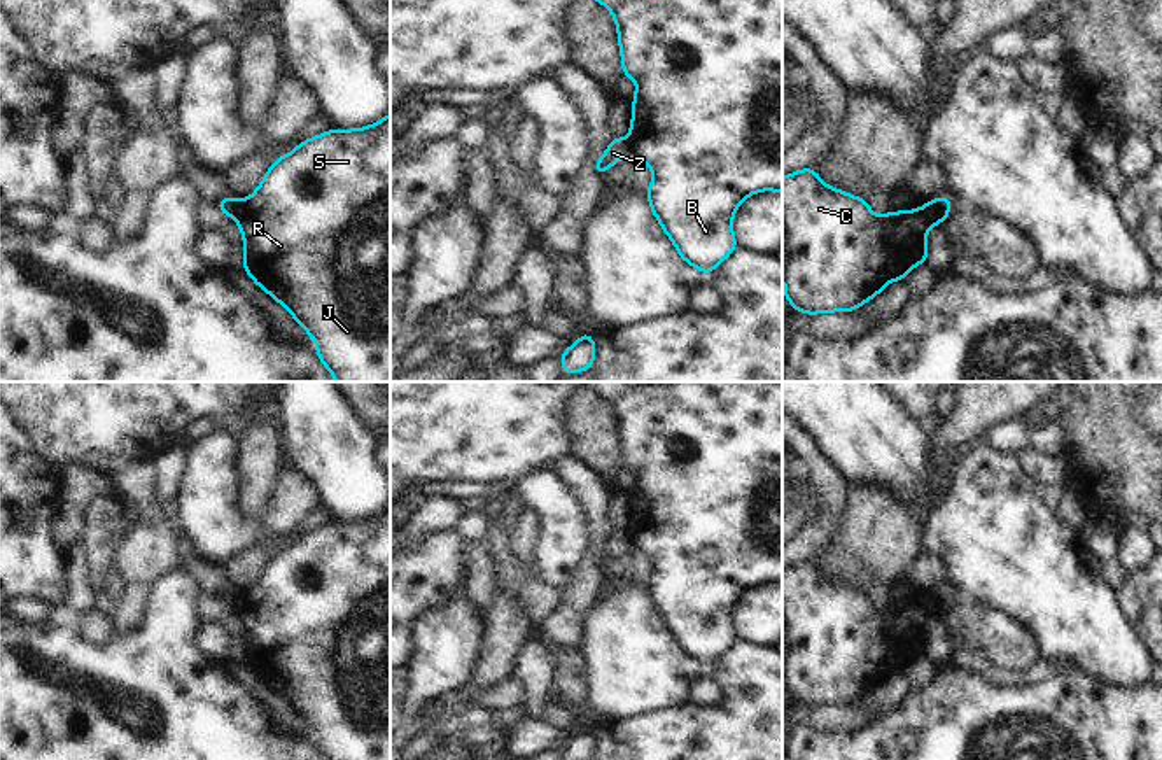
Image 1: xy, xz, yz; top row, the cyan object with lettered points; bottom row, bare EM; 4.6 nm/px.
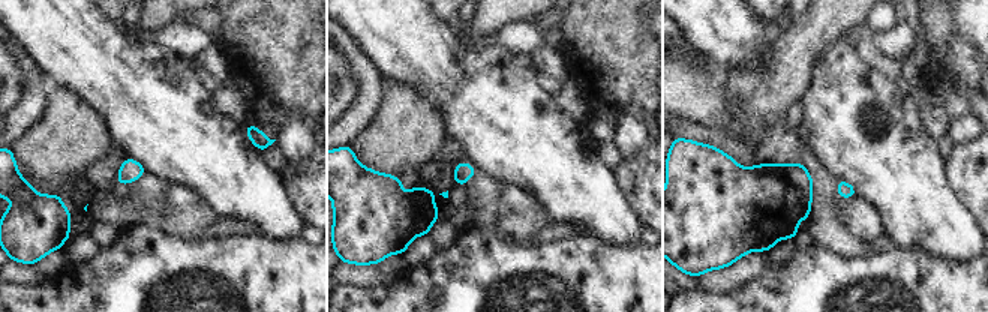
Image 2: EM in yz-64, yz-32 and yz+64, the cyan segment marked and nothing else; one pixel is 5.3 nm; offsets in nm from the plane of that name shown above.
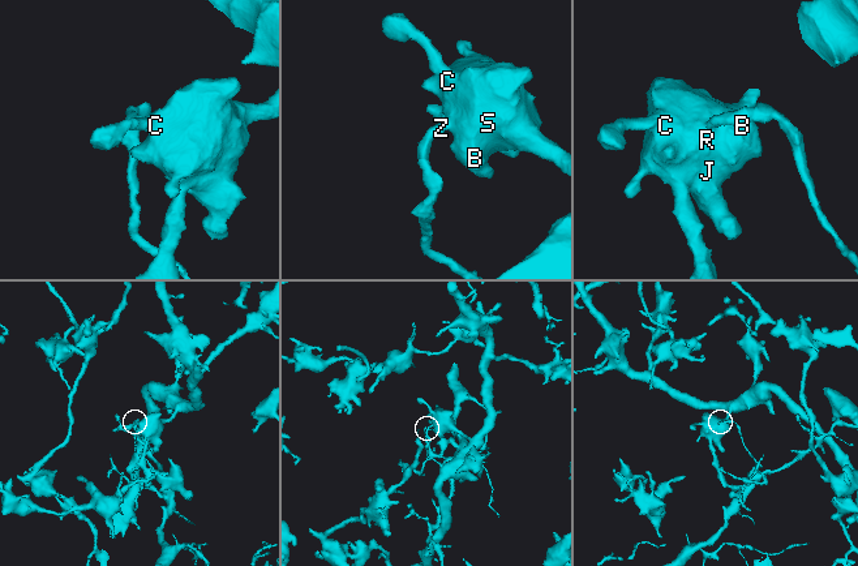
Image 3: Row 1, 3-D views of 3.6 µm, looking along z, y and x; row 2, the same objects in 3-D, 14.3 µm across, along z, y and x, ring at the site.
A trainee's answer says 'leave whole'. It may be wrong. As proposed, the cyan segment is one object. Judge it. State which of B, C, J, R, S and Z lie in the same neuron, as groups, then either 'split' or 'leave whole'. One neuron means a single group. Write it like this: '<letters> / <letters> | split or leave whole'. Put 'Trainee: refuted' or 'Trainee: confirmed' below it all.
B C J R S / Z | split
Trainee: refuted

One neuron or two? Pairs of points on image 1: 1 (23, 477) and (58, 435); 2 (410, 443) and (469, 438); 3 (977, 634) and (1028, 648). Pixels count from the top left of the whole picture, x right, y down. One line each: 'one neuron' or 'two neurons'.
1: two neurons
2: one neuron
3: one neuron

